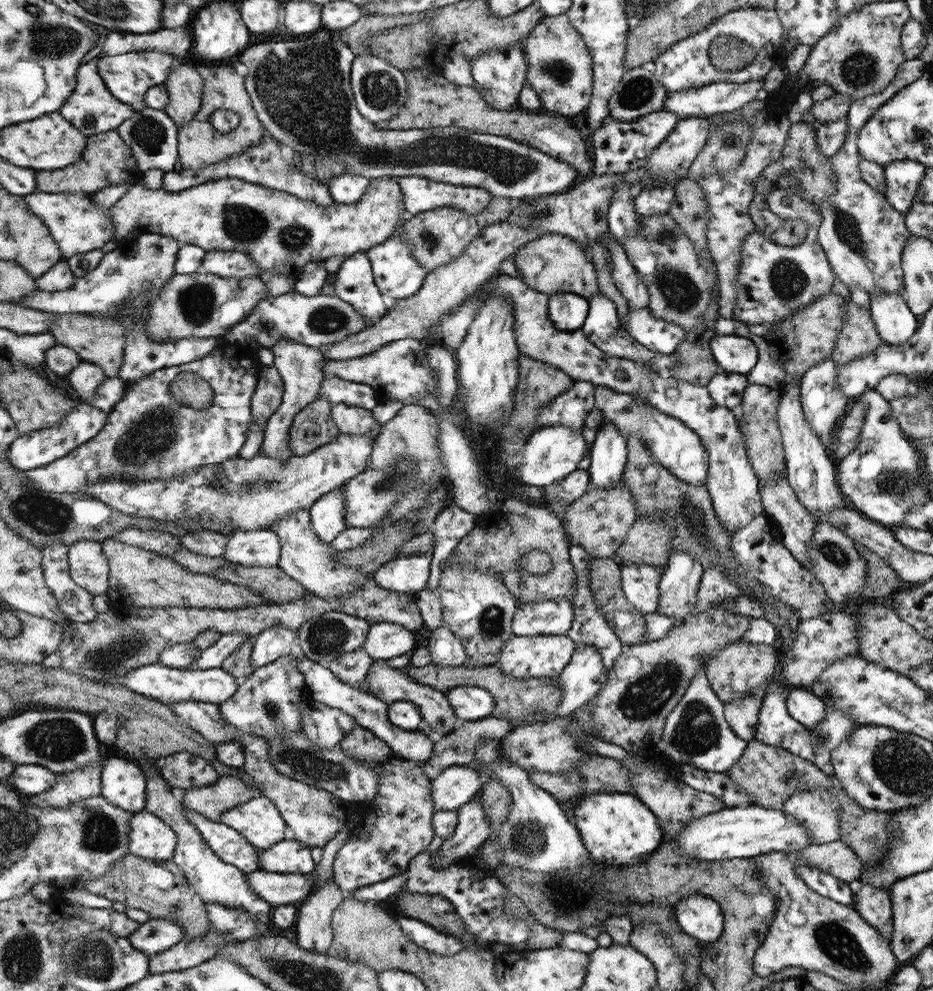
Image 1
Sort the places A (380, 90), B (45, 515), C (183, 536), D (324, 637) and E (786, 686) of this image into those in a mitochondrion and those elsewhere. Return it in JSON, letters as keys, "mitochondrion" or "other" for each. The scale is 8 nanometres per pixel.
{"A":"mitochondrion","B":"mitochondrion","C":"other","D":"mitochondrion","E":"other"}

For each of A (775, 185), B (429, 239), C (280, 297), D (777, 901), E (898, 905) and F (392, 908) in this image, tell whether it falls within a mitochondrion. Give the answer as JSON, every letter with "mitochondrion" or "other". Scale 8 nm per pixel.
{"A":"other","B":"mitochondrion","C":"other","D":"other","E":"other","F":"other"}

